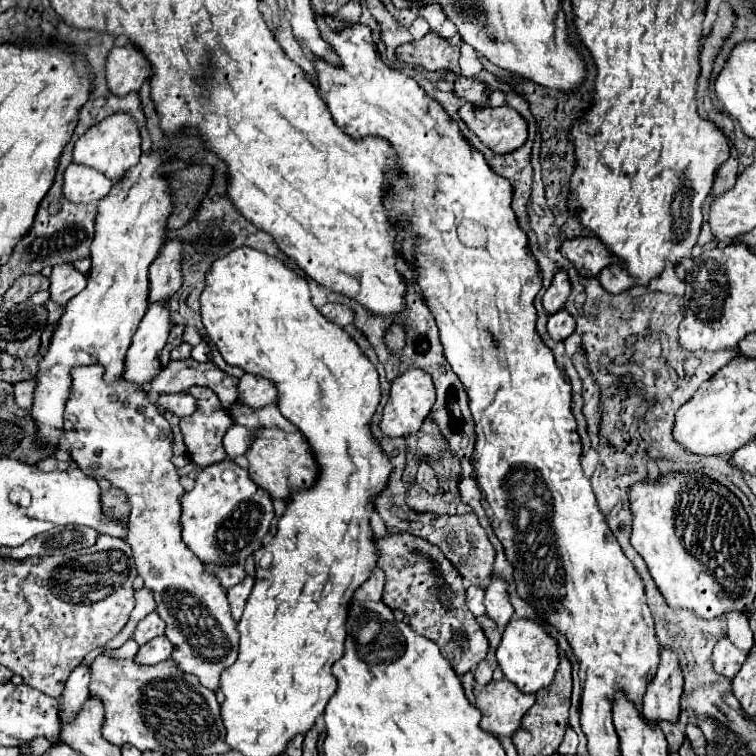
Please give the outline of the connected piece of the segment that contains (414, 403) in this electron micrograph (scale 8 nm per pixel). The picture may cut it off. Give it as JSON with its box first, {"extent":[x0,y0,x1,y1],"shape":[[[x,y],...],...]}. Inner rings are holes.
{"extent":[381,369,435,437],"shape":[[[419,369],[405,371],[391,383],[391,397],[383,409],[381,431],[389,437],[407,437],[407,435],[415,433],[423,425],[433,403],[435,403],[435,387],[433,387],[431,375],[425,371],[419,371]]]}

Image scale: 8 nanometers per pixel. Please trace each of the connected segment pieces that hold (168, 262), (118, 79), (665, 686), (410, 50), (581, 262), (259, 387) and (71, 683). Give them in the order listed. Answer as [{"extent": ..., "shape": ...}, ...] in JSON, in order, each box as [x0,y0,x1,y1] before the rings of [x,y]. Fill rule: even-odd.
[{"extent":[149,239,181,301],"shape":[[[181,239],[167,241],[149,269],[149,301],[167,299],[181,287]]]},{"extent":[107,41,149,95],"shape":[[[129,41],[115,45],[107,57],[107,87],[115,95],[127,95],[139,91],[145,79],[149,79],[149,61]]]},{"extent":[641,649,683,723],"shape":[[[661,649],[657,673],[649,681],[649,689],[643,695],[641,705],[643,717],[651,723],[659,723],[659,719],[677,723],[681,713],[679,709],[681,693],[683,693],[683,675],[677,653],[671,649]]]},{"extent":[397,31,459,75],"shape":[[[433,31],[419,41],[401,45],[397,57],[421,65],[427,71],[451,71],[459,75],[459,45],[447,43]]]},{"extent":[561,237,621,277],"shape":[[[597,237],[567,239],[561,247],[561,253],[573,261],[573,265],[585,277],[597,277],[605,267],[621,265],[621,261]]]},{"extent":[237,375,277,409],"shape":[[[243,375],[237,385],[239,397],[237,403],[247,405],[251,409],[261,409],[277,399],[277,391],[271,381],[255,377],[255,375]]]},{"extent":[59,663,91,719],"shape":[[[81,663],[75,667],[71,673],[63,695],[59,697],[61,703],[61,719],[73,719],[73,715],[81,709],[81,705],[89,697],[89,677],[91,677],[91,667],[87,663]]]}]

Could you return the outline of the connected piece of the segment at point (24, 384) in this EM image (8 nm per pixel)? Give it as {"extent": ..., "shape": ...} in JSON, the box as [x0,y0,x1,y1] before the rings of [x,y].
{"extent":[15,379,37,409],"shape":[[[35,379],[15,383],[15,401],[17,401],[17,405],[19,405],[21,409],[31,409],[35,387],[37,387],[37,381],[35,381]]]}

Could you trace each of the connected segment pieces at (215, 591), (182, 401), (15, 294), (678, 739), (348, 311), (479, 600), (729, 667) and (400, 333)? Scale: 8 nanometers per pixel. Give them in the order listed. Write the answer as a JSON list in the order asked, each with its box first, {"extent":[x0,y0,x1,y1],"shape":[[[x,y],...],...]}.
[{"extent":[63,365,239,691],"shape":[[[85,365],[75,367],[71,371],[71,393],[65,405],[65,421],[63,435],[69,441],[71,457],[77,467],[91,475],[93,479],[107,479],[113,487],[123,489],[131,503],[129,513],[129,535],[127,543],[133,549],[133,559],[137,565],[137,573],[145,579],[145,587],[149,587],[157,601],[157,613],[167,623],[165,635],[173,643],[171,659],[181,667],[181,671],[195,675],[199,683],[211,691],[219,689],[219,677],[225,669],[229,669],[239,651],[239,631],[231,617],[227,591],[221,587],[215,575],[205,571],[205,565],[185,547],[181,539],[181,505],[183,487],[177,477],[177,469],[171,463],[171,445],[173,433],[167,419],[159,413],[157,405],[149,401],[149,395],[139,387],[129,387],[125,379],[117,379],[113,383],[105,383],[101,365]]]},{"extent":[157,393,197,417],"shape":[[[173,393],[173,395],[161,395],[157,405],[161,405],[163,409],[179,415],[179,417],[187,417],[197,409],[197,399],[189,393]]]},{"extent":[5,273,49,303],"shape":[[[41,273],[35,275],[21,275],[15,285],[5,293],[5,299],[15,301],[15,303],[23,303],[27,301],[33,293],[41,291],[41,289],[49,289],[49,279]]]},{"extent":[661,723,685,751],"shape":[[[661,723],[661,729],[667,737],[667,743],[671,747],[671,751],[677,751],[681,747],[681,743],[685,741],[685,731],[681,725],[671,725],[671,723]]]},{"extent":[321,303,353,327],"shape":[[[327,303],[327,305],[321,309],[321,313],[323,313],[329,321],[337,323],[339,327],[345,327],[345,325],[353,323],[353,309],[351,309],[351,307],[347,307],[347,305]]]},{"extent":[467,585,485,617],"shape":[[[471,585],[467,589],[467,607],[469,611],[479,617],[479,615],[485,615],[485,605],[483,605],[483,589],[477,587],[477,585]]]},{"extent":[713,637,747,681],"shape":[[[721,637],[713,649],[713,667],[719,675],[729,677],[729,681],[733,681],[733,677],[737,675],[745,659],[747,659],[747,653],[737,649],[727,637]]]},{"extent":[385,325,405,351],"shape":[[[393,325],[393,327],[387,331],[385,339],[387,339],[389,349],[393,349],[393,351],[401,349],[401,347],[405,345],[405,331],[403,331],[403,327],[401,327],[401,325]]]}]

